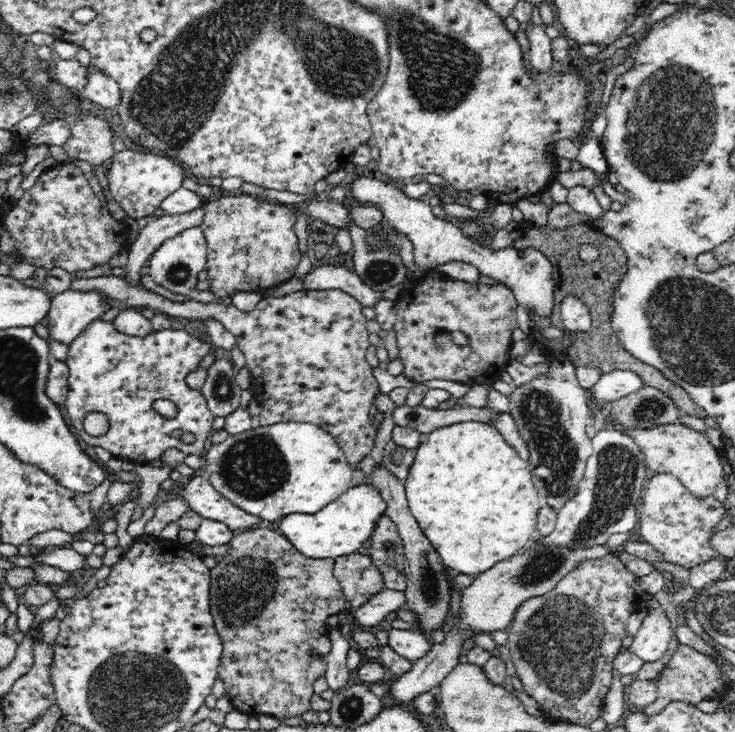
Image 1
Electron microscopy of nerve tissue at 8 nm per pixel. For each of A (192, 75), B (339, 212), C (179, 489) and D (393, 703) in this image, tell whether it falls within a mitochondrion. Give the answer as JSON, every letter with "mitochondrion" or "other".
{"A":"mitochondrion","B":"other","C":"other","D":"other"}

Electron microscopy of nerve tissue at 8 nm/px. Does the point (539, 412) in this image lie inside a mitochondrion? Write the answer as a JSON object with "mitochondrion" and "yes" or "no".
{"mitochondrion":"yes"}

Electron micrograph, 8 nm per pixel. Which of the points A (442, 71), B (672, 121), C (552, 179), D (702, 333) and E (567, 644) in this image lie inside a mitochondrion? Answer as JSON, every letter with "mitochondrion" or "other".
{"A":"mitochondrion","B":"mitochondrion","C":"other","D":"mitochondrion","E":"mitochondrion"}

